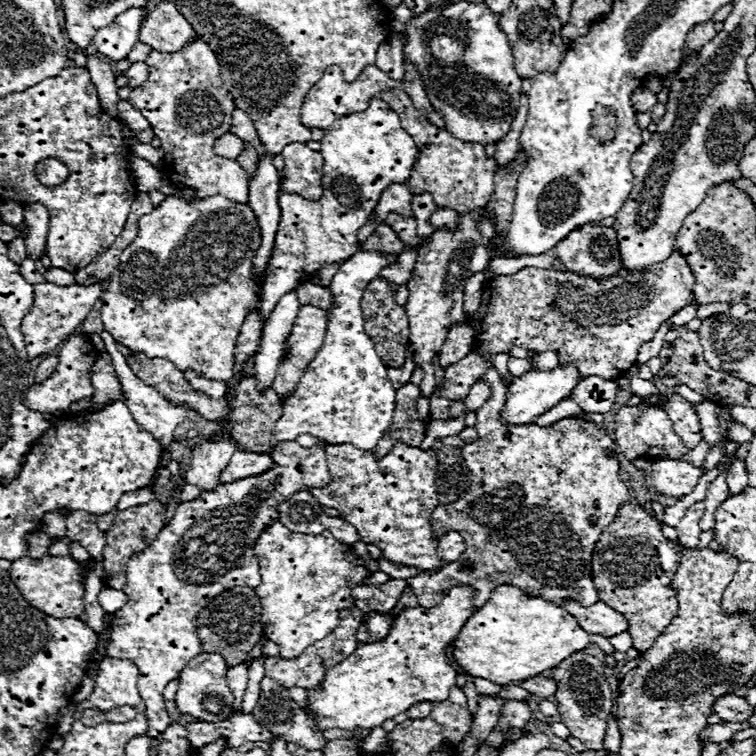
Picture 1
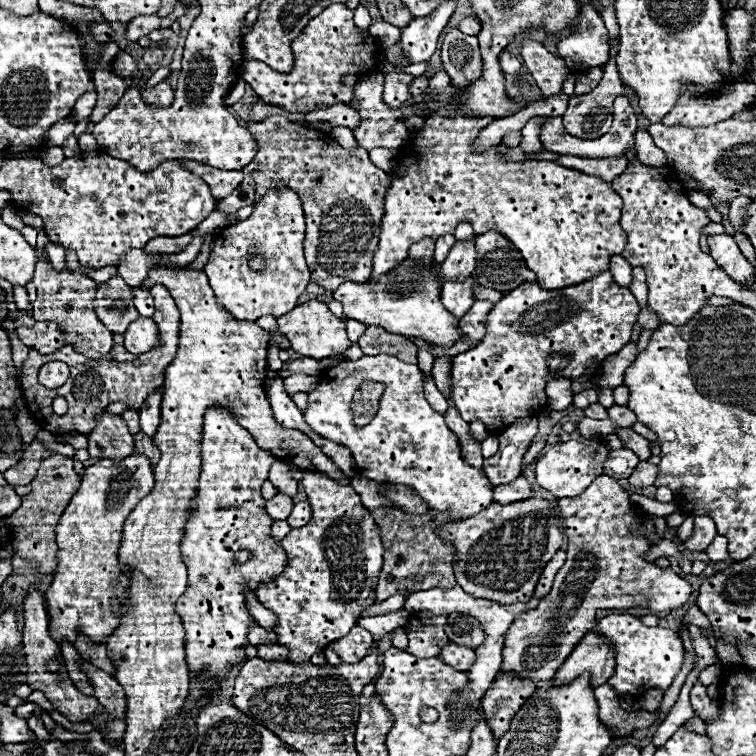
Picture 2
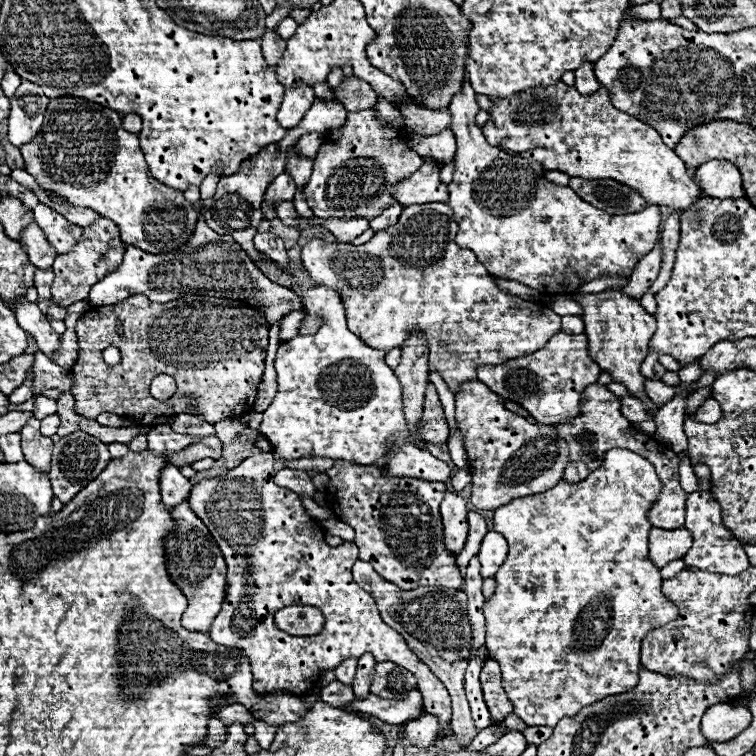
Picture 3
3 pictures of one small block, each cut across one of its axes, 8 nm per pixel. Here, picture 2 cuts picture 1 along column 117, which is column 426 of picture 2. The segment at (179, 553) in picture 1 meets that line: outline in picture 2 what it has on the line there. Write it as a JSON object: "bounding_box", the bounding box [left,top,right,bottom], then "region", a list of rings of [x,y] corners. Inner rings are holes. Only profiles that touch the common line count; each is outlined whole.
{"bounding_box":[406,612,448,658],"region":[[[414,612],[410,622],[412,630],[408,630],[406,652],[418,658],[438,656],[440,648],[448,644],[448,638],[444,634],[446,616],[434,616],[430,612]]]}

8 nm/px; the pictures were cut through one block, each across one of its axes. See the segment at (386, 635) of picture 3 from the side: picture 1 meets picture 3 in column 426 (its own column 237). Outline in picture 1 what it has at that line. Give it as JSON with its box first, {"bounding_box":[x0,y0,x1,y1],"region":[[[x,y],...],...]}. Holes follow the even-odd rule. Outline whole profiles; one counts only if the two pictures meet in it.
{"bounding_box":[226,664,248,712],"region":[[[246,664],[228,668],[226,676],[228,676],[230,690],[232,690],[232,694],[234,694],[234,708],[232,708],[232,710],[234,710],[234,712],[240,712],[240,710],[242,710],[242,696],[244,696],[246,686],[248,686],[248,670],[246,670]]]}

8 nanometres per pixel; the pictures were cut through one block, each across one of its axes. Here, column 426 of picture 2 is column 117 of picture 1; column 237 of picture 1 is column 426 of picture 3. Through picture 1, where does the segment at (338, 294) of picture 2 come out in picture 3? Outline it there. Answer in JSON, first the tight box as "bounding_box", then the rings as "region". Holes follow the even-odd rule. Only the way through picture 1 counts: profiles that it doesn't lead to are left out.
{"bounding_box":[302,202,560,394],"region":[[[428,202],[406,206],[396,224],[376,232],[370,242],[362,246],[316,238],[302,248],[302,264],[310,278],[316,286],[328,286],[340,294],[346,308],[348,328],[356,336],[360,336],[368,346],[388,352],[396,346],[402,348],[410,334],[424,334],[428,340],[428,368],[430,372],[440,374],[448,390],[454,390],[454,394],[464,382],[476,380],[476,370],[480,366],[494,366],[510,358],[532,354],[534,350],[540,350],[552,334],[560,332],[558,314],[542,304],[500,290],[476,256],[454,242],[456,232],[458,224],[454,222],[450,206]]]}

